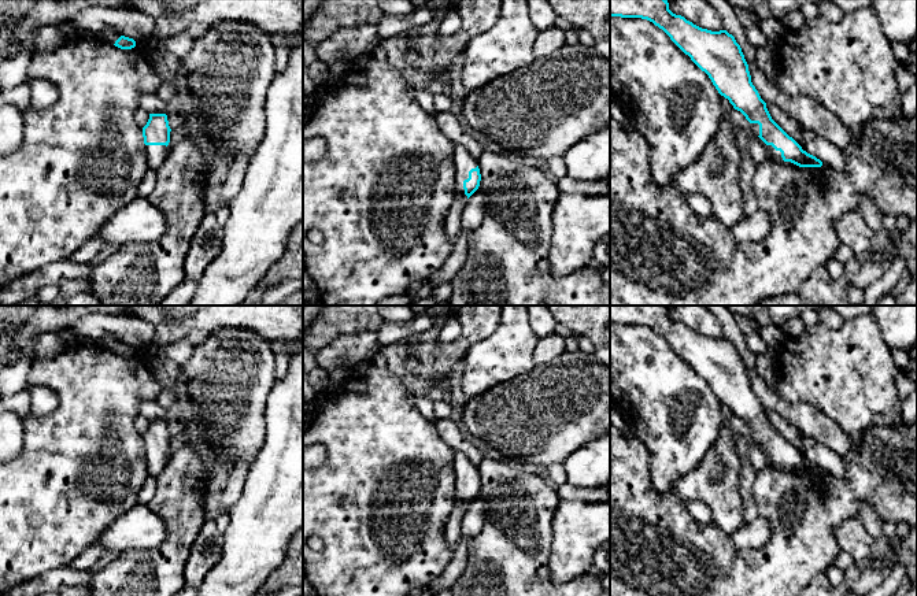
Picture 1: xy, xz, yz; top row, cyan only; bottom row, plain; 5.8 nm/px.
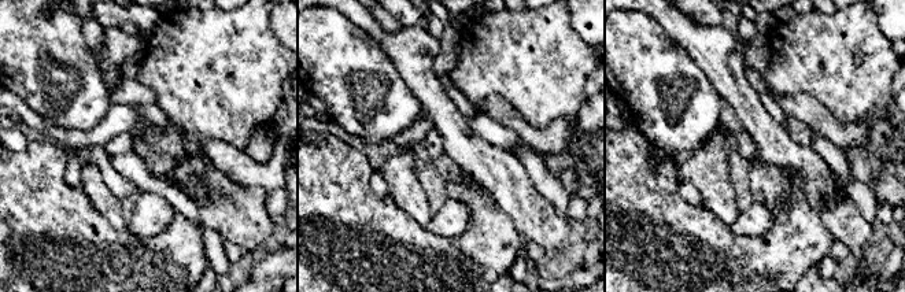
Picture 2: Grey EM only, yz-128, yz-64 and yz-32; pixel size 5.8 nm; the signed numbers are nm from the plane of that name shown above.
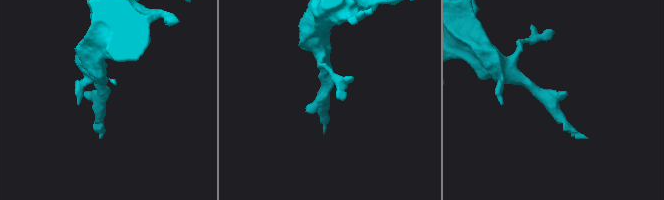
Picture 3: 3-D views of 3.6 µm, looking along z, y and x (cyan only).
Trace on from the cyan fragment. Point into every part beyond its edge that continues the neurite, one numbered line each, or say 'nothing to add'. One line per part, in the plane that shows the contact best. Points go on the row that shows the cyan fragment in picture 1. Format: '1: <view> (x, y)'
1: xz (463, 160)

